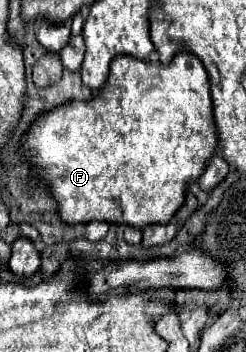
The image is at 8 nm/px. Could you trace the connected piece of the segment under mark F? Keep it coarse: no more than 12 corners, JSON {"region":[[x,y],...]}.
{"region":[[112,59],[22,157],[64,225],[168,223],[218,145],[204,65]]}

